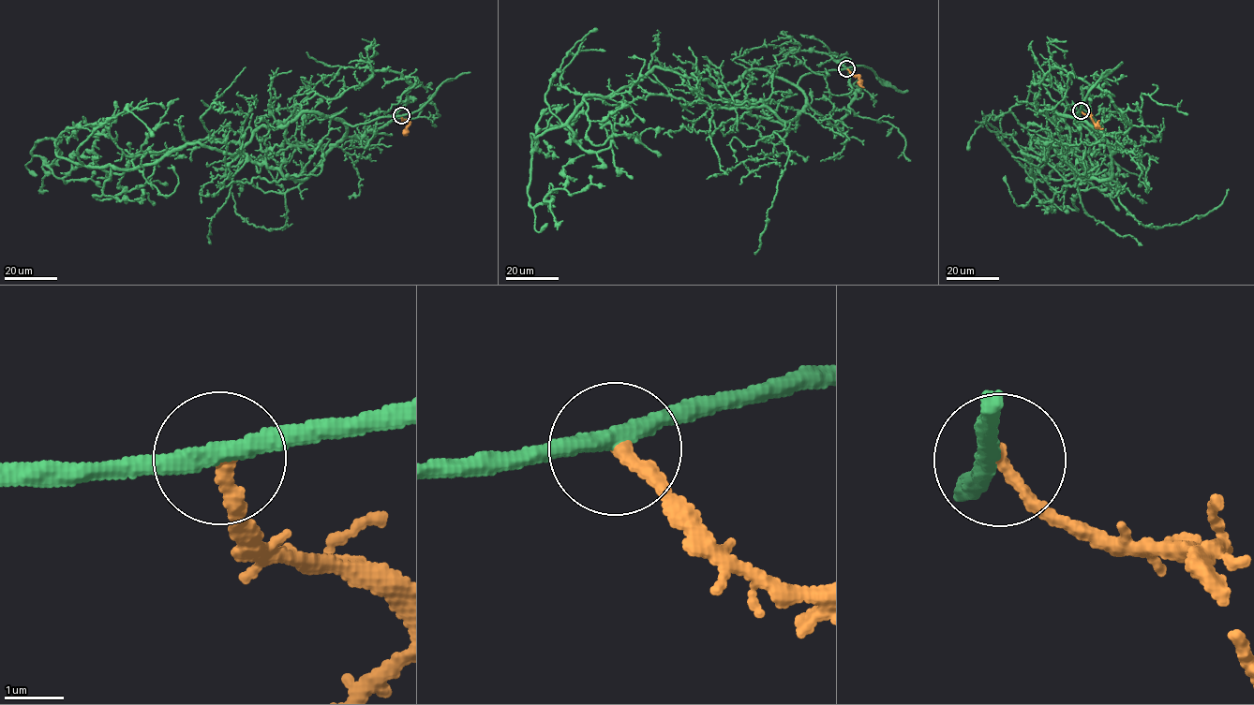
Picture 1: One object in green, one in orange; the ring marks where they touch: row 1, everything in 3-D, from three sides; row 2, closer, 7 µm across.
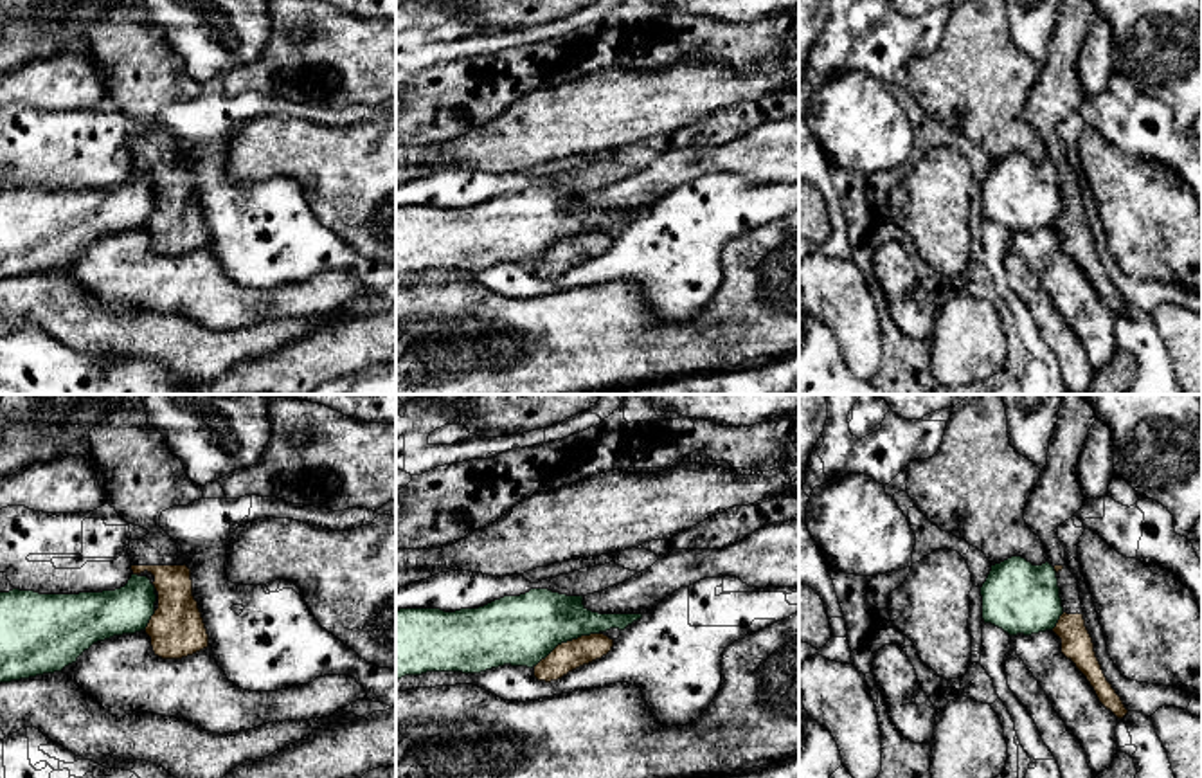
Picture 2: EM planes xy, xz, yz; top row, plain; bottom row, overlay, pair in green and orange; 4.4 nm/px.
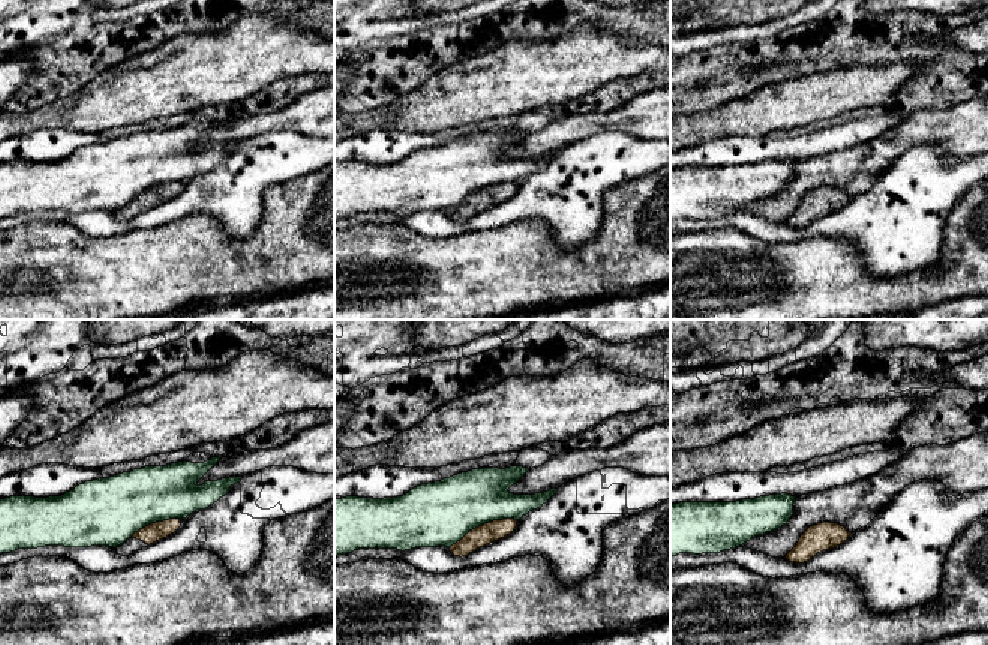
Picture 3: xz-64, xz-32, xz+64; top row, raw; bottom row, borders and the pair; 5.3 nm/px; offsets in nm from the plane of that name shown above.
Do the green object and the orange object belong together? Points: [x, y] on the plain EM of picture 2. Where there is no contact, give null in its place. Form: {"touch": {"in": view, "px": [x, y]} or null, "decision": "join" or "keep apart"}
{"touch": {"in": "xz", "px": [565, 238]}, "decision": "keep apart"}

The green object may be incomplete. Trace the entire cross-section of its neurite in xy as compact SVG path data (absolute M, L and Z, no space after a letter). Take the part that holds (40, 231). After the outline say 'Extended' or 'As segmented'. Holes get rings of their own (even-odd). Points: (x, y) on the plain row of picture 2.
M131 171L124 184L103 189L0 189L0 279L61 268L97 238L146 227L155 198L155 182L139 171Z. As segmented

